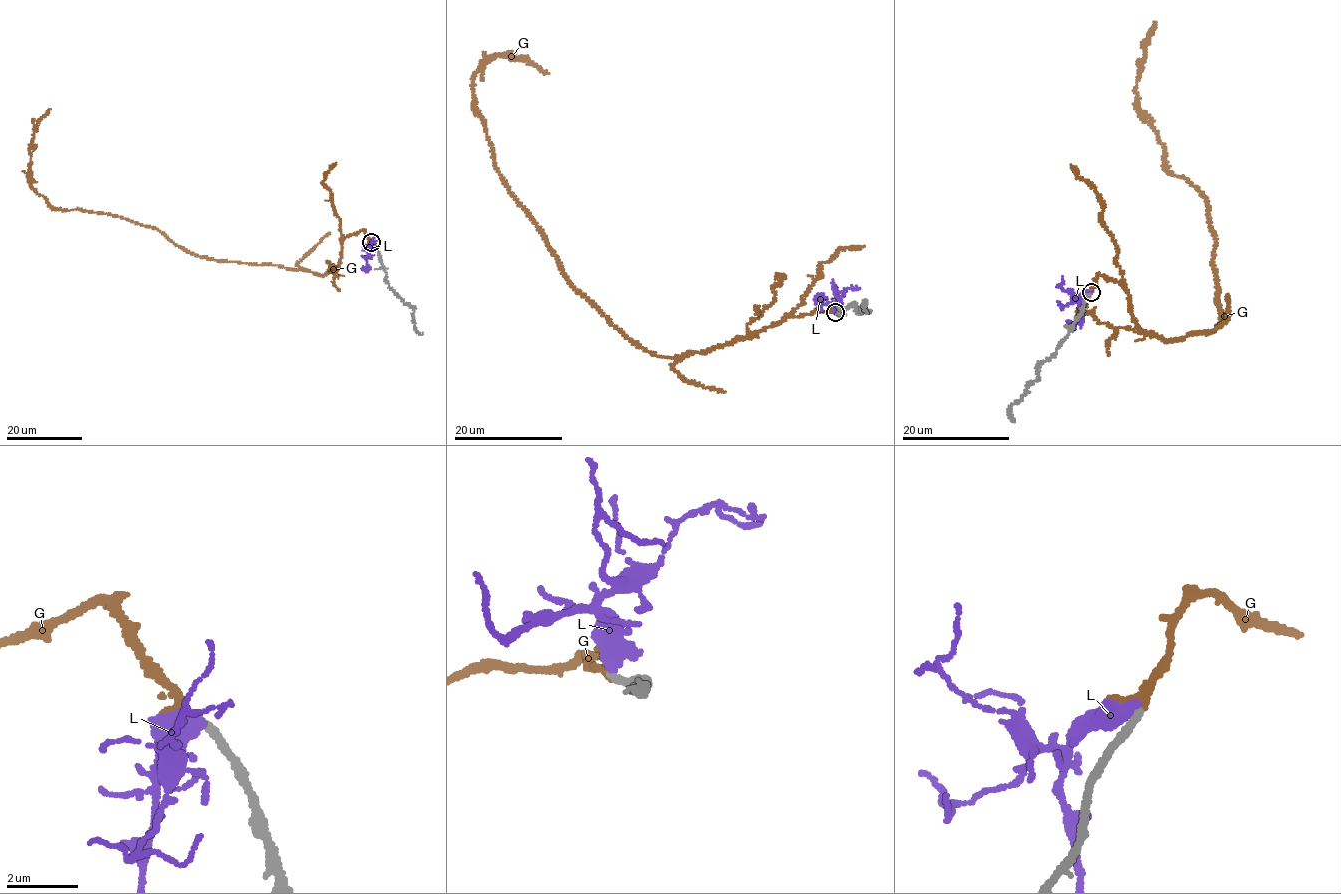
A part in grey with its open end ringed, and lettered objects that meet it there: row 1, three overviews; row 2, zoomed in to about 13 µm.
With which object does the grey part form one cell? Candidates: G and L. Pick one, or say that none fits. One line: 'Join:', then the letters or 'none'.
Join: G

